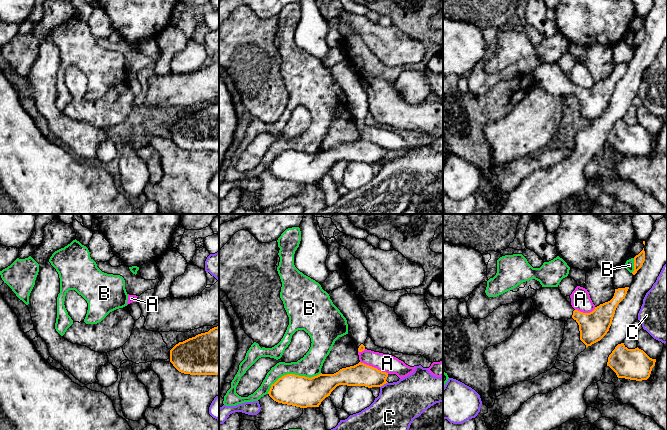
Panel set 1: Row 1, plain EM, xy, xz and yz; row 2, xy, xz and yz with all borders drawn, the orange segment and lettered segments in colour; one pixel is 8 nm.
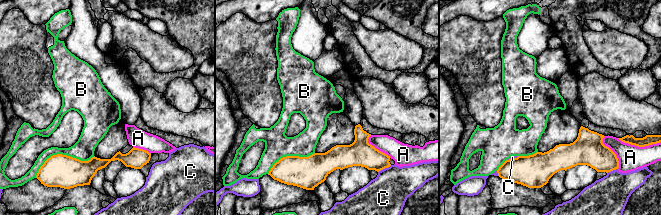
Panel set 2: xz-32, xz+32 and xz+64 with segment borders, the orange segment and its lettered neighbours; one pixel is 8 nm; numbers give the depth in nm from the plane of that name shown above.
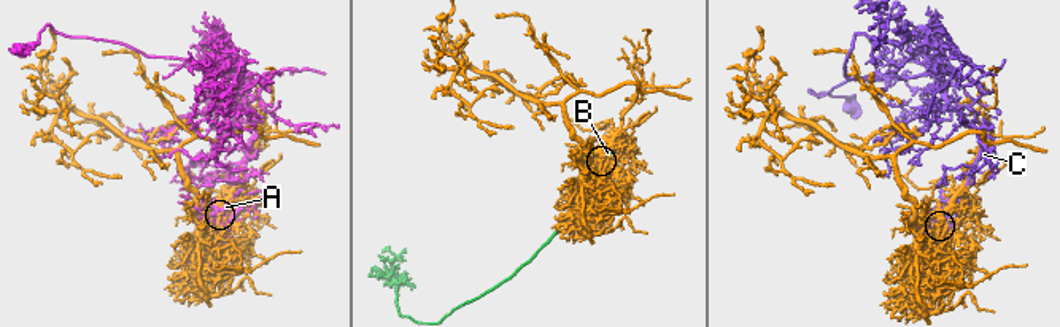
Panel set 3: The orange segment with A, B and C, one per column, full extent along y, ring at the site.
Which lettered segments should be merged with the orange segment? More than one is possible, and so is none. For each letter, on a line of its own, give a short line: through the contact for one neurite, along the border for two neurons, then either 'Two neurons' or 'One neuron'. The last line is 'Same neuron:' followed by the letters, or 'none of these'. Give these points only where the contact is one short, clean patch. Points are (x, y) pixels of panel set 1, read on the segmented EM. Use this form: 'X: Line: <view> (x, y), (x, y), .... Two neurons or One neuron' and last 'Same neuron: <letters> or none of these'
A: Two neurons
B: Two neurons
C: Two neurons
Same neuron: none of these

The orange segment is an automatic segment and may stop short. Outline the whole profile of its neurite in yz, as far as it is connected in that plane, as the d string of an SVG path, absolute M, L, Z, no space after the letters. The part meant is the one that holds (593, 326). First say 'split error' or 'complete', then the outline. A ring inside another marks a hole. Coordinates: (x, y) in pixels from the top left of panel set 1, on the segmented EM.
split error; M542 287L532 297L531 310L536 309L554 320L573 318L579 325L580 340L586 347L600 341L609 331L615 310L629 287L615 289L613 298L595 307L590 313L575 310L558 287Z

